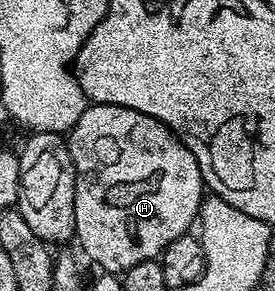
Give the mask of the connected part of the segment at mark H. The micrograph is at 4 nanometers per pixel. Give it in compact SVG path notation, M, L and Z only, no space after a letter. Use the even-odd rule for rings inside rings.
M90 103L87 104L84 115L80 115L77 125L70 130L68 144L74 164L74 178L76 179L76 187L74 188L74 237L76 241L82 244L83 251L102 268L99 270L110 275L121 275L126 270L136 267L136 263L161 258L162 252L168 247L168 243L172 243L172 239L178 239L191 232L192 226L190 224L195 224L198 211L201 209L204 200L202 172L192 155L192 151L188 151L188 147L184 147L181 139L167 125L152 119L152 115L144 115L140 111L132 111L128 107Z

